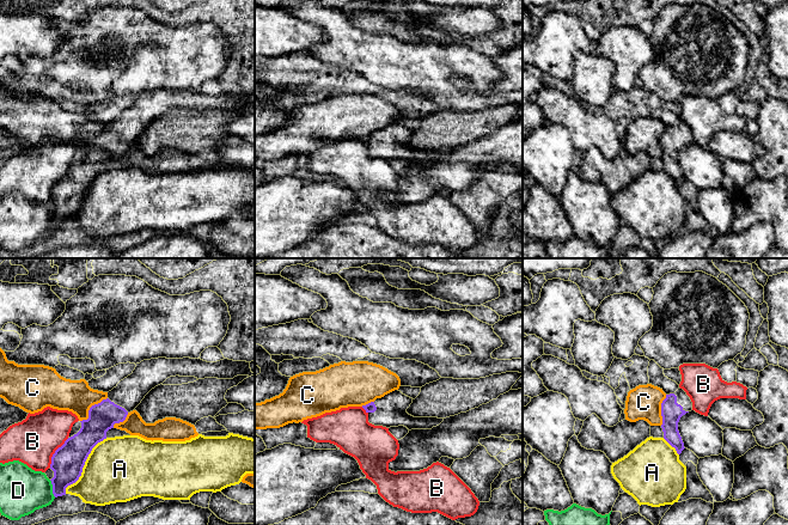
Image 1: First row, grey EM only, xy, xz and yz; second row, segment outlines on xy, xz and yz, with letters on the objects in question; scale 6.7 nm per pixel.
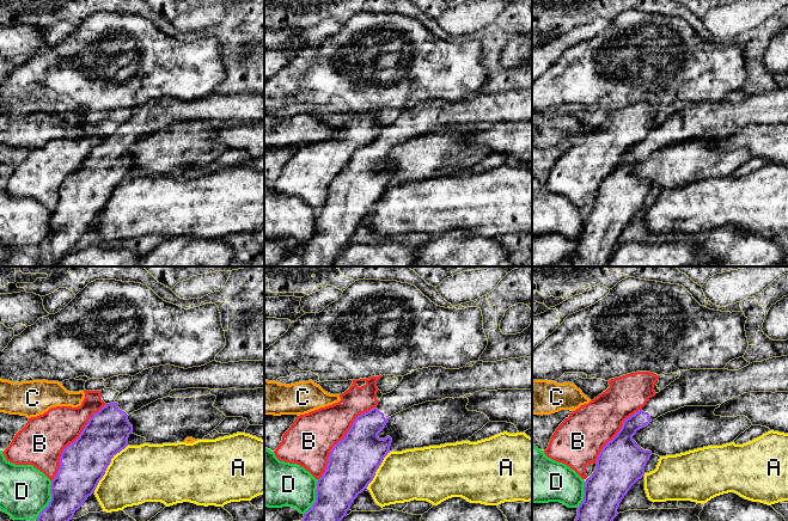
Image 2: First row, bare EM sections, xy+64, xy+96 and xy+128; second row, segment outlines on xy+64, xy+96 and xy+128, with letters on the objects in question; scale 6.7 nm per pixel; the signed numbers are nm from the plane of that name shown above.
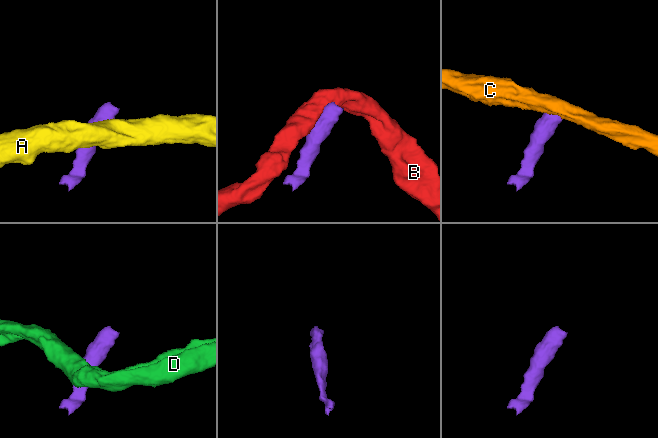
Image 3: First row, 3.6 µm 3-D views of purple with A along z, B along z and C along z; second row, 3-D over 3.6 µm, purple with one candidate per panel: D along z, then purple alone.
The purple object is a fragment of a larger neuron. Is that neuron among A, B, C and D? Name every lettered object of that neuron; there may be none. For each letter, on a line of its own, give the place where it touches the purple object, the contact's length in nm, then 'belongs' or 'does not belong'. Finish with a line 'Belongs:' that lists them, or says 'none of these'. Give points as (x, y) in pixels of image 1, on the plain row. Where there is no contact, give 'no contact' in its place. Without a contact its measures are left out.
A: contact xy (84, 196); length 480 nm; does not belong
B: contact xy (55, 184); length 240 nm; does not belong
C: contact xy (90, 140); length 240 nm; does not belong
D: contact xy (53, 220); length 130 nm; does not belong
Belongs: none of these

